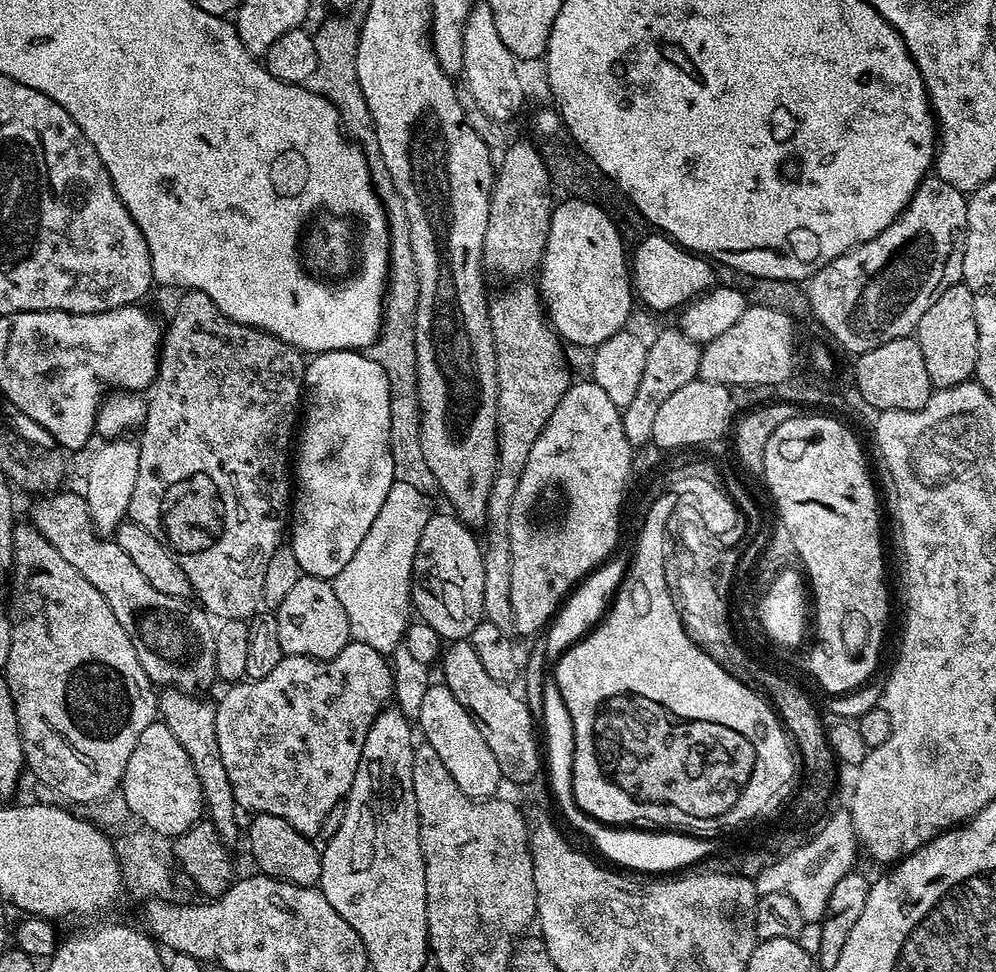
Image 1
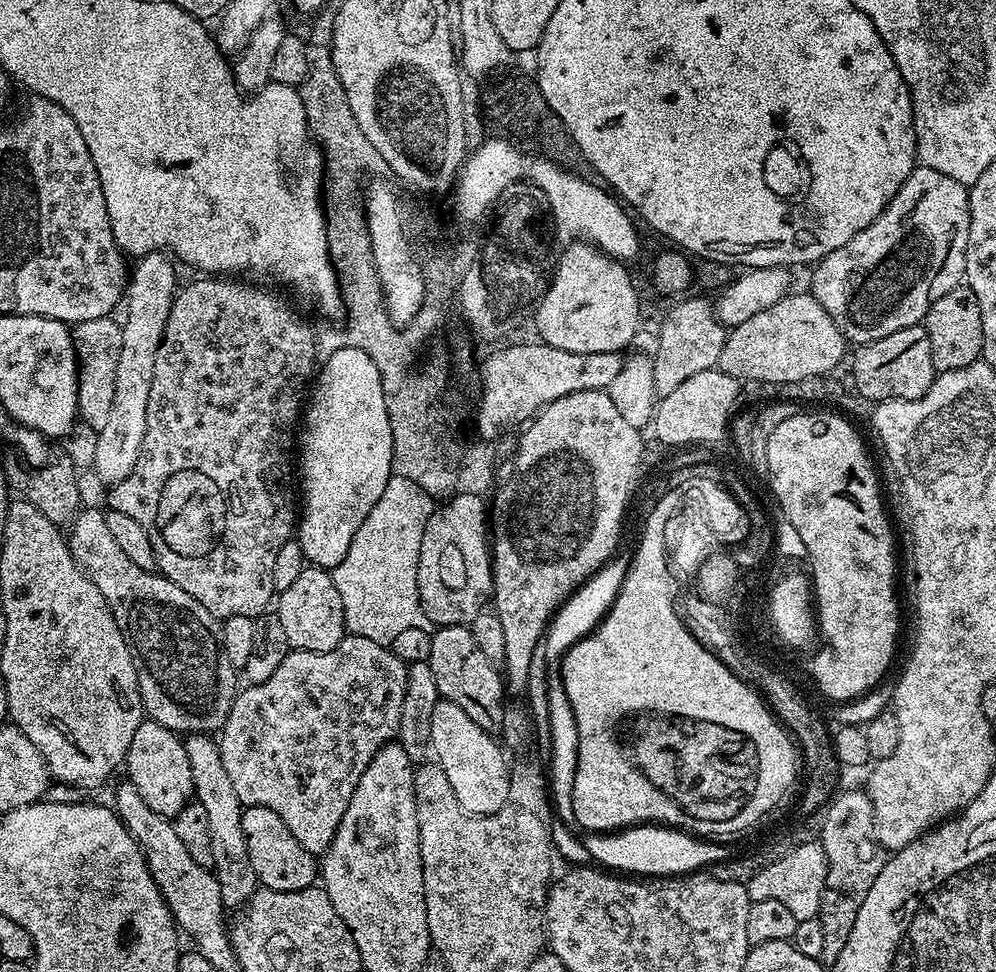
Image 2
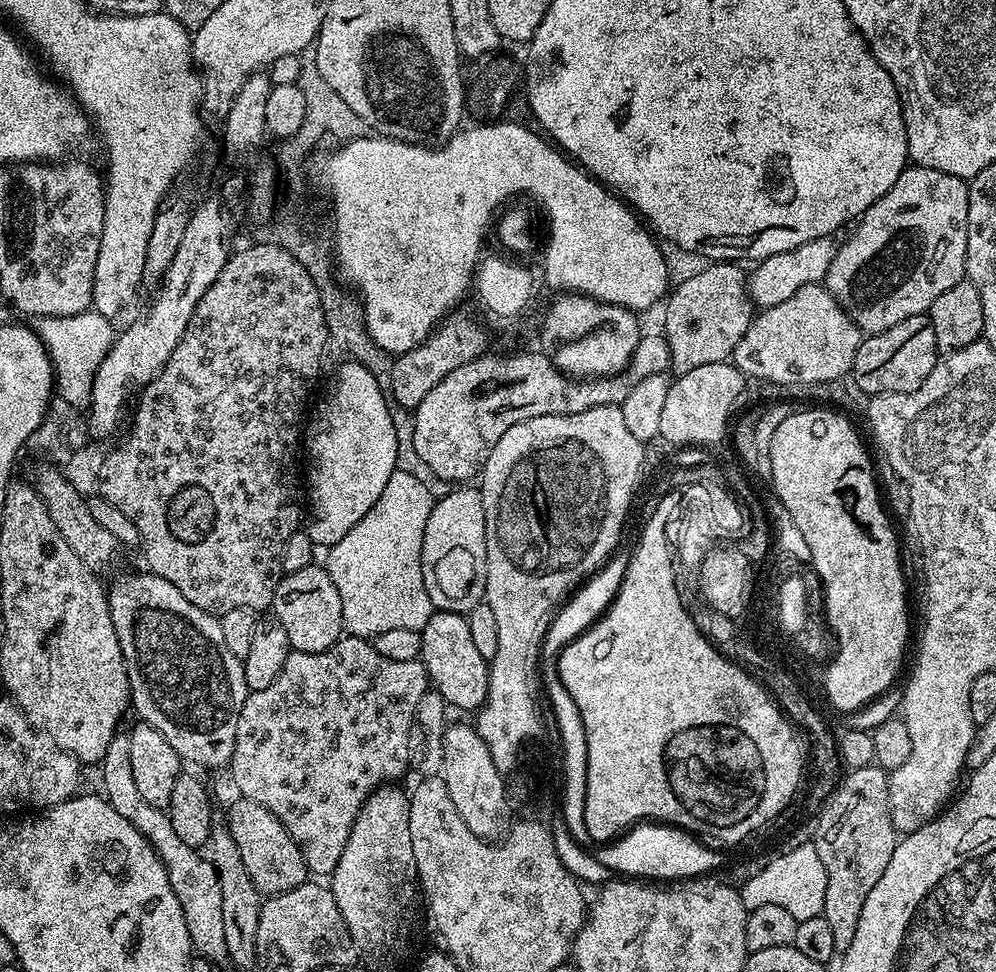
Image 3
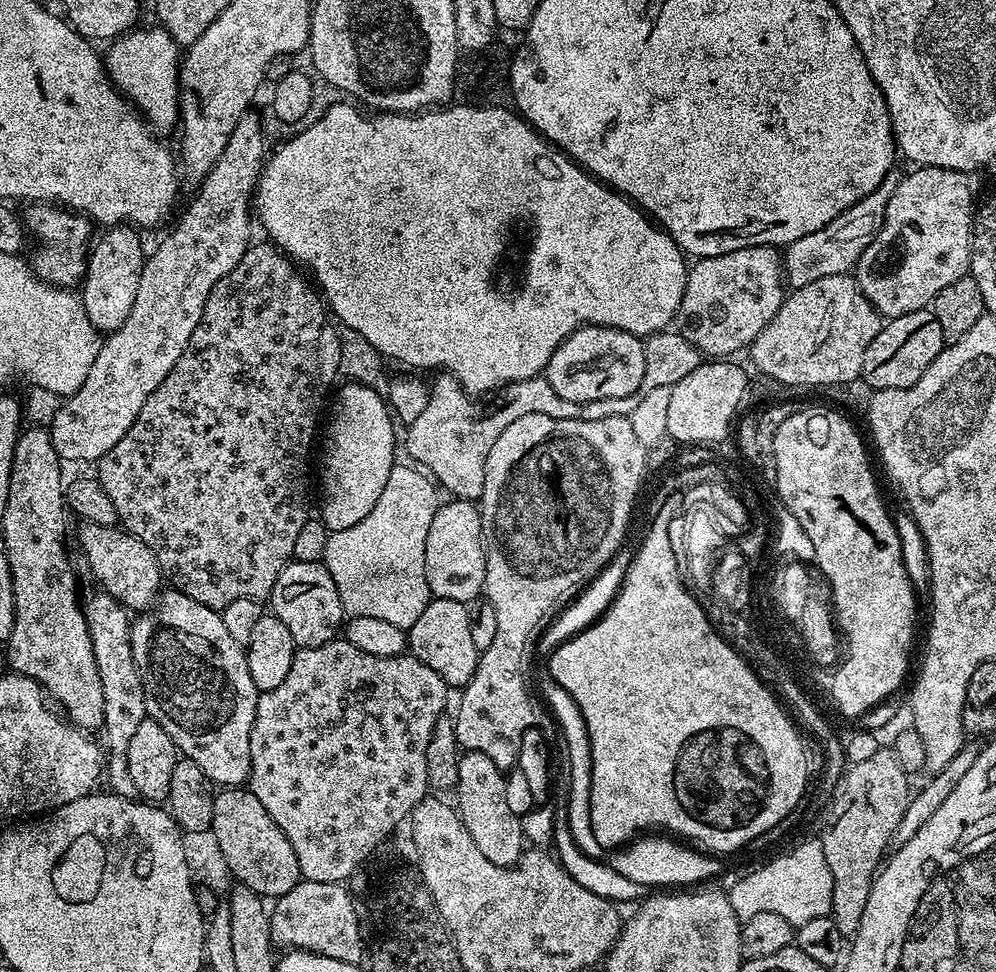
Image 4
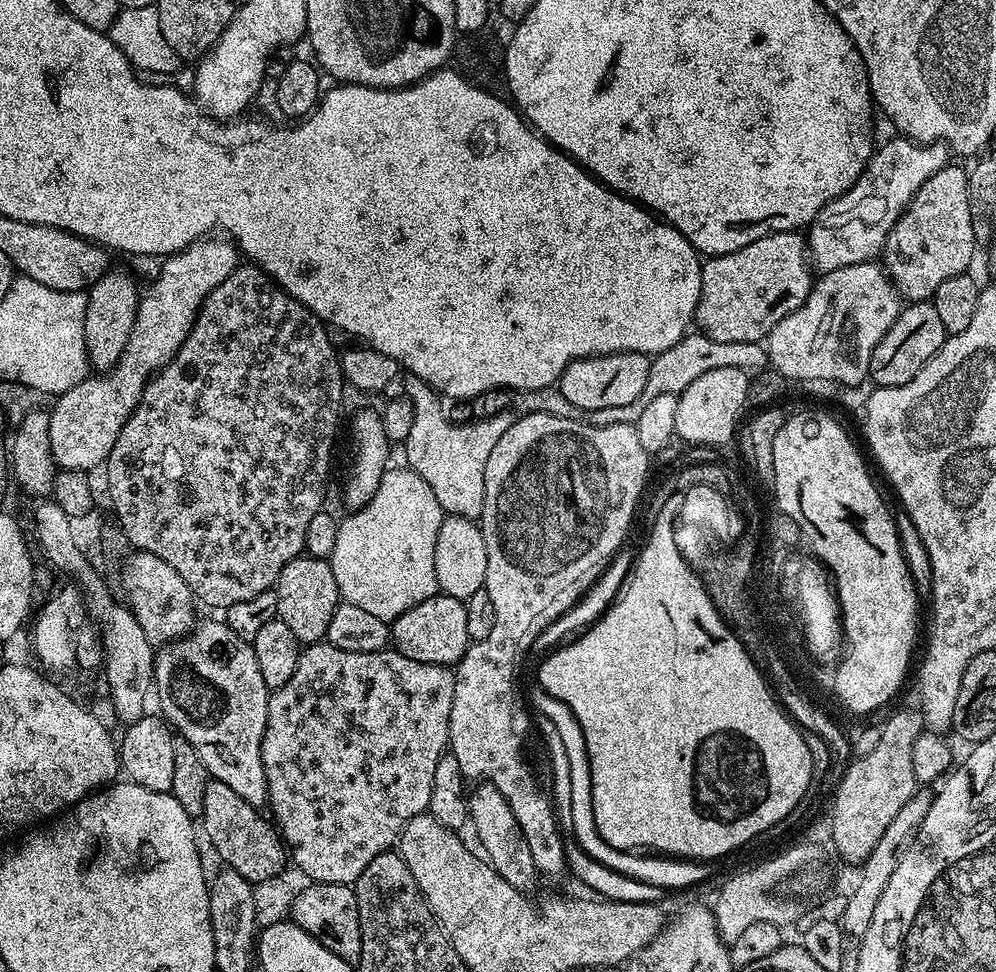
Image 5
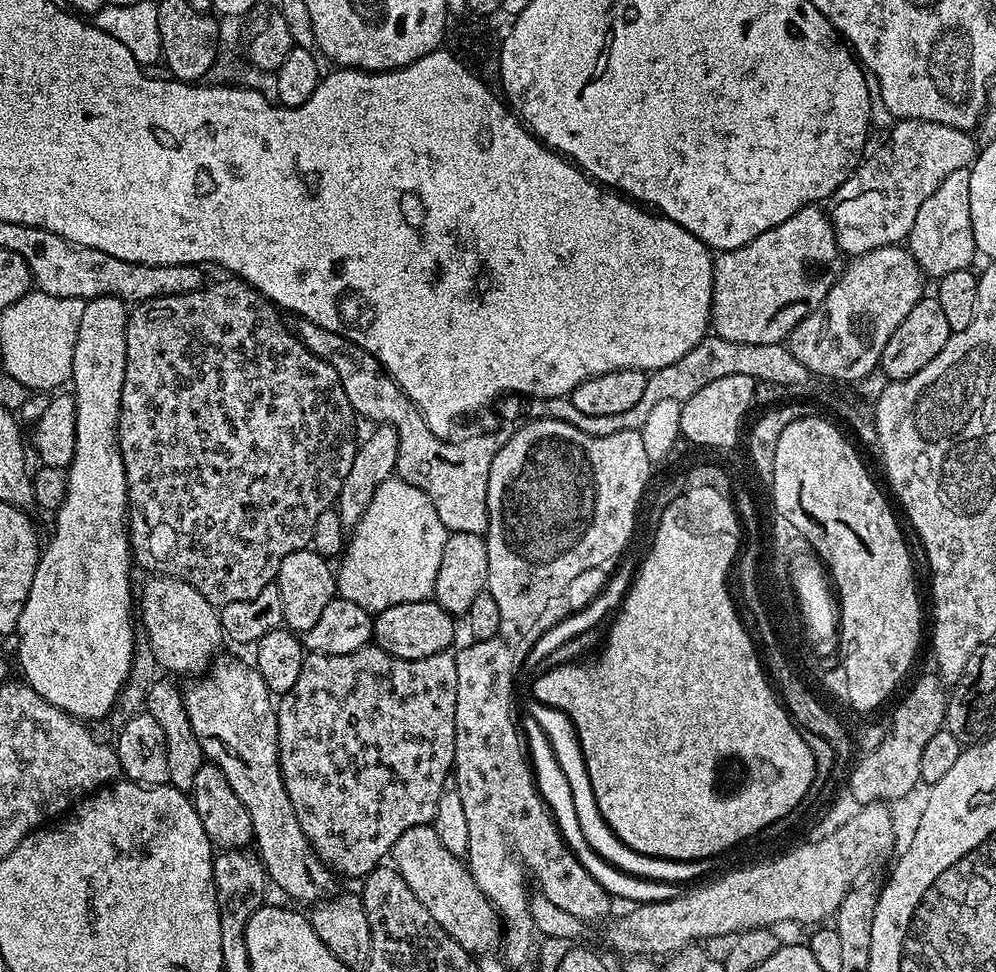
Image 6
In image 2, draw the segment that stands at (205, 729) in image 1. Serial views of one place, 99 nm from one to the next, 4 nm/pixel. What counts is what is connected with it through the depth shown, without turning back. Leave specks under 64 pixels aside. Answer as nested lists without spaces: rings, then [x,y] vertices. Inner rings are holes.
[[[188,734],[183,737],[183,741],[186,758],[190,758],[190,778],[195,803],[206,809],[206,826],[210,830],[210,850],[212,851],[211,867],[216,874],[218,890],[222,890],[225,909],[239,910],[248,903],[248,899],[255,894],[258,887],[254,866],[250,866],[250,854],[246,850],[246,834],[242,834],[242,814],[245,807],[241,804],[238,794],[234,791],[234,785],[230,783],[230,777],[222,766],[219,743],[208,734]]]

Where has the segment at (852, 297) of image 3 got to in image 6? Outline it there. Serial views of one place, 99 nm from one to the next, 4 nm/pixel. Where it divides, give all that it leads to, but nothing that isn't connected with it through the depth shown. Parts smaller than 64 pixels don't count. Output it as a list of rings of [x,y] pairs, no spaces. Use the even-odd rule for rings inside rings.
[[[967,168],[954,170],[954,174],[950,174],[950,178],[946,178],[946,182],[922,202],[922,210],[918,210],[918,218],[914,218],[906,247],[928,278],[939,278],[954,274],[954,270],[973,267],[972,259],[977,259],[978,253],[970,222],[970,174]]]

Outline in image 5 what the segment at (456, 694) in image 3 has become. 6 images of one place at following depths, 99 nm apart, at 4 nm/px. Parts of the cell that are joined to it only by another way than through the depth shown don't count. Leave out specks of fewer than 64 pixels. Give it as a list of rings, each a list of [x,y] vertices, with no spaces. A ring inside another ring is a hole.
[[[437,594],[426,598],[426,602],[418,602],[418,606],[406,610],[397,620],[390,624],[390,644],[397,652],[401,652],[406,658],[414,658],[414,662],[426,662],[427,664],[442,664],[455,666],[466,654],[470,641],[466,634],[466,606],[464,601]]]

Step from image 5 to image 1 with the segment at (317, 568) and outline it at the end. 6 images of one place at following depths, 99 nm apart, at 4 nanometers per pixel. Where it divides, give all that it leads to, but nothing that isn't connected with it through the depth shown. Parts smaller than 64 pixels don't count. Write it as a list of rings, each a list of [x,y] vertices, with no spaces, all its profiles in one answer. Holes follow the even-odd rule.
[[[301,574],[298,583],[286,594],[282,606],[275,608],[278,622],[278,642],[285,656],[309,656],[315,660],[329,660],[334,654],[342,654],[348,643],[348,623],[346,610],[338,602],[331,583],[322,578]]]

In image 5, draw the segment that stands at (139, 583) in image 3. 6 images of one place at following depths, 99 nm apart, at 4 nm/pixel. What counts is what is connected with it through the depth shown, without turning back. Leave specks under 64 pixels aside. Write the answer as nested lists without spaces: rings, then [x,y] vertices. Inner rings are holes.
[[[216,620],[197,623],[191,632],[155,653],[154,696],[160,699],[159,715],[168,721],[175,735],[186,738],[198,750],[209,777],[226,782],[238,798],[263,809],[268,803],[268,787],[262,766],[262,734],[270,690],[262,682],[262,670],[258,670],[251,643]]]

